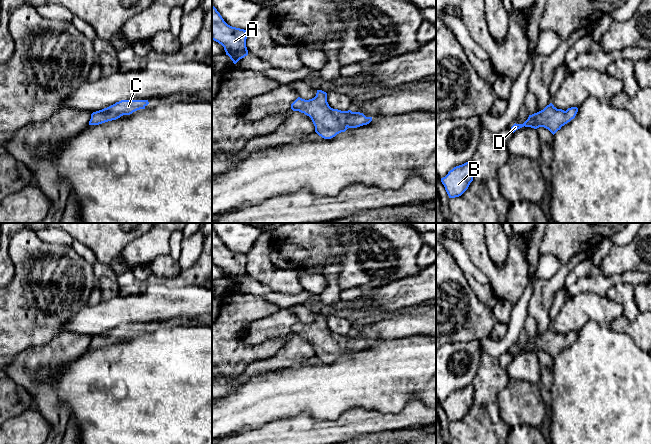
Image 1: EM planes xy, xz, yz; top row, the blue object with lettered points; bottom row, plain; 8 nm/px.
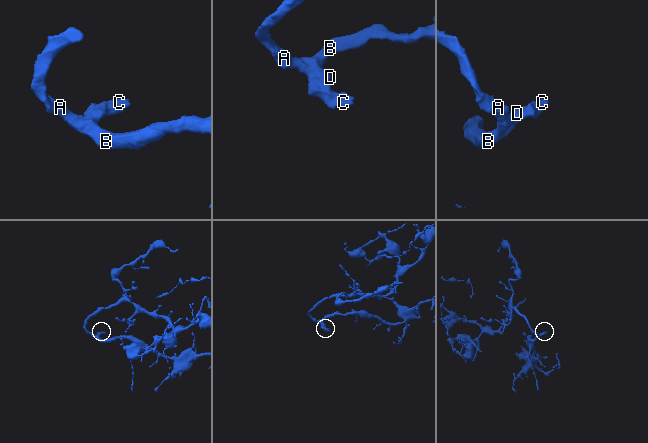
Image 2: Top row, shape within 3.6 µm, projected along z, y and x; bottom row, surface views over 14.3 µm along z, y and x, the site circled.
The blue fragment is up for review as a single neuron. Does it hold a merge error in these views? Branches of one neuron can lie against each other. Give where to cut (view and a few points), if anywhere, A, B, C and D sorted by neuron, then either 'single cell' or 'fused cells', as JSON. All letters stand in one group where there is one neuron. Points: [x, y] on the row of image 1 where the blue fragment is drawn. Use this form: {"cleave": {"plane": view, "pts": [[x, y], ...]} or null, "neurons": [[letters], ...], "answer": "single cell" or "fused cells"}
{"cleave": null, "neurons": [["A", "B", "C", "D"]], "answer": "single cell"}

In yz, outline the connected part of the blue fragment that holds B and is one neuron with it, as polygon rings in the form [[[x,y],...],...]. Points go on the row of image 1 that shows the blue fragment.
[[[471,161],[454,167],[448,174],[441,178],[441,182],[449,198],[461,196],[473,181],[474,166]]]

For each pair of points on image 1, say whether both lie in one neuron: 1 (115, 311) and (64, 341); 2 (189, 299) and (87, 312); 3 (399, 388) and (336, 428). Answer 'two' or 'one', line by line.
1: two
2: one
3: two

